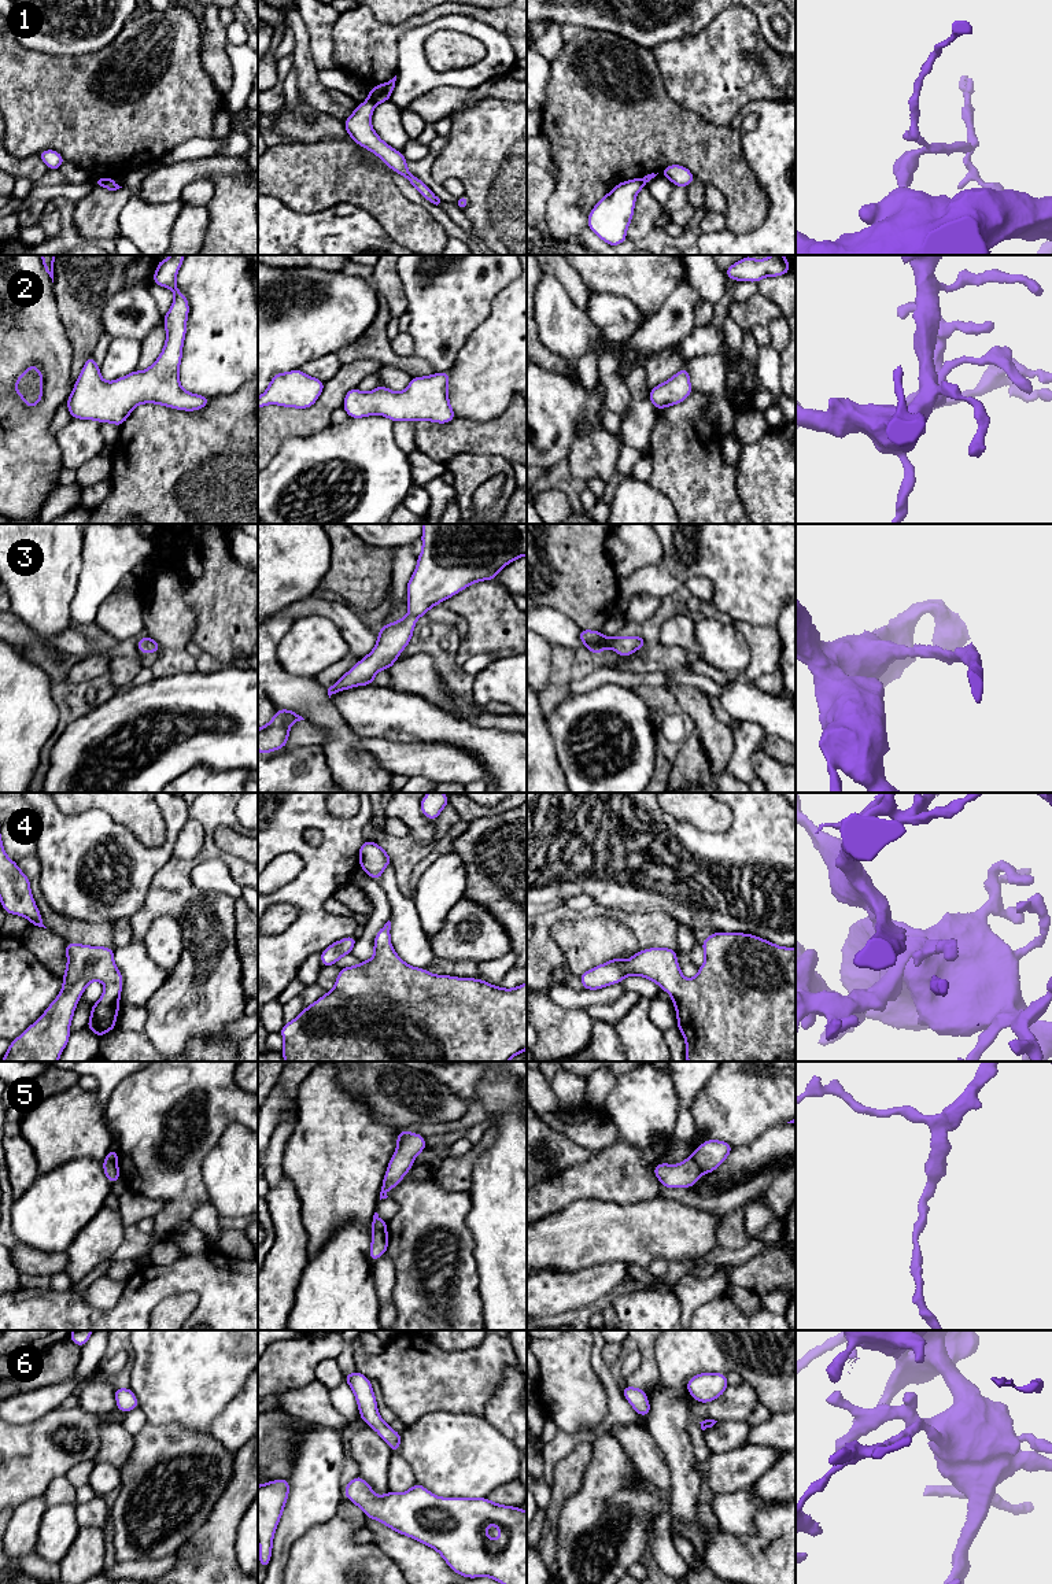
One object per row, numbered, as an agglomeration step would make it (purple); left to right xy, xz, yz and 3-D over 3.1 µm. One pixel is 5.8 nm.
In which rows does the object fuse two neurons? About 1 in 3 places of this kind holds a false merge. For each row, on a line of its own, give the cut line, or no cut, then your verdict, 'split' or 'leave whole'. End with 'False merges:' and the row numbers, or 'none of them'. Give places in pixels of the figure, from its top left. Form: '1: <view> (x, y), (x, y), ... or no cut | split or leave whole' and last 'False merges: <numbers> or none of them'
1: xz (368, 98), (376, 103) | split
2: no cut | leave whole
3: no cut | leave whole
4: no cut | leave whole
5: yz (691, 1155), (702, 1173) | split
6: no cut | leave whole
False merges: 1, 5

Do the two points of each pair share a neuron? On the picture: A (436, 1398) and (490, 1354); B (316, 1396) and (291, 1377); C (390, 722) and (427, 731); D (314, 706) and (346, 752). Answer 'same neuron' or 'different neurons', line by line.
A: same neuron
B: different neurons
C: same neuron
D: same neuron

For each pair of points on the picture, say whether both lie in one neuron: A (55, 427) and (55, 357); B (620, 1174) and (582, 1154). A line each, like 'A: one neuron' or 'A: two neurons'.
A: two neurons
B: two neurons

